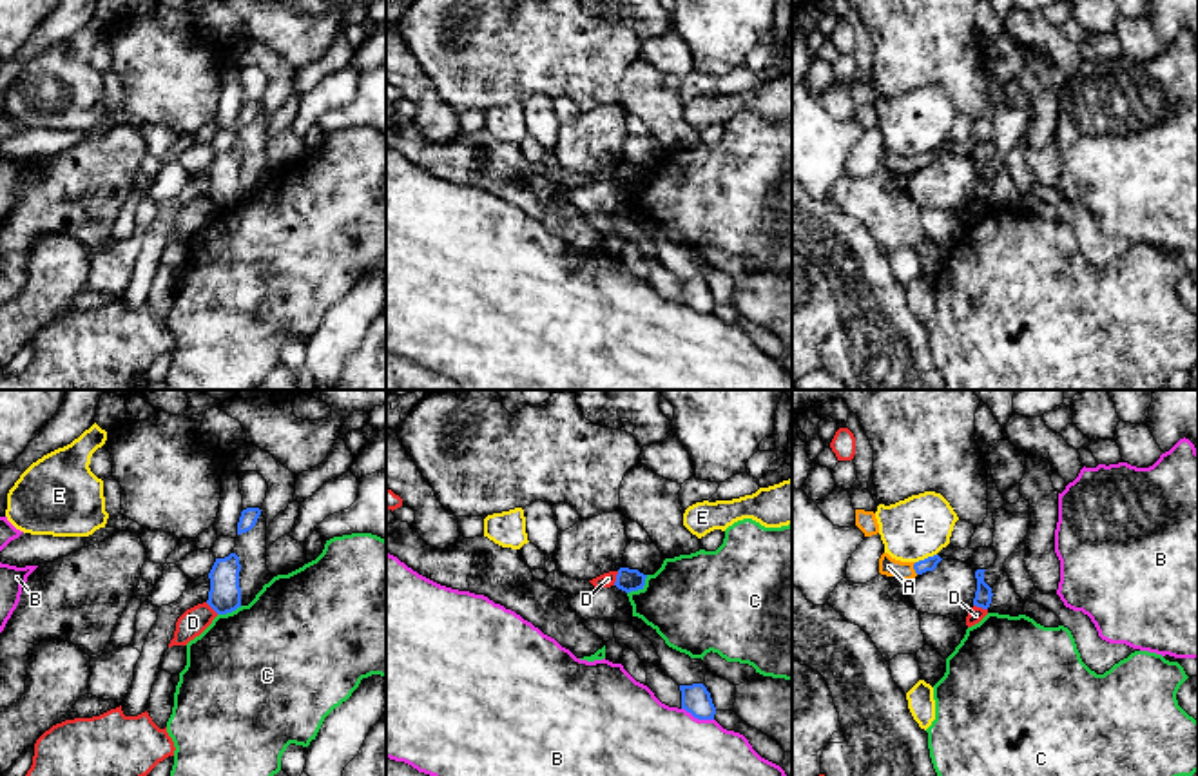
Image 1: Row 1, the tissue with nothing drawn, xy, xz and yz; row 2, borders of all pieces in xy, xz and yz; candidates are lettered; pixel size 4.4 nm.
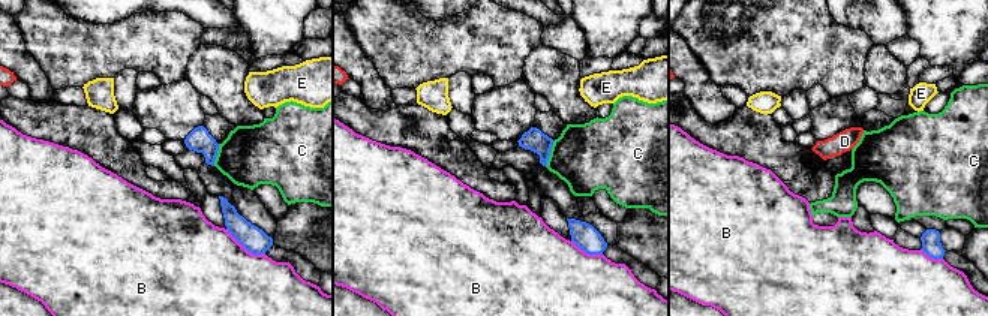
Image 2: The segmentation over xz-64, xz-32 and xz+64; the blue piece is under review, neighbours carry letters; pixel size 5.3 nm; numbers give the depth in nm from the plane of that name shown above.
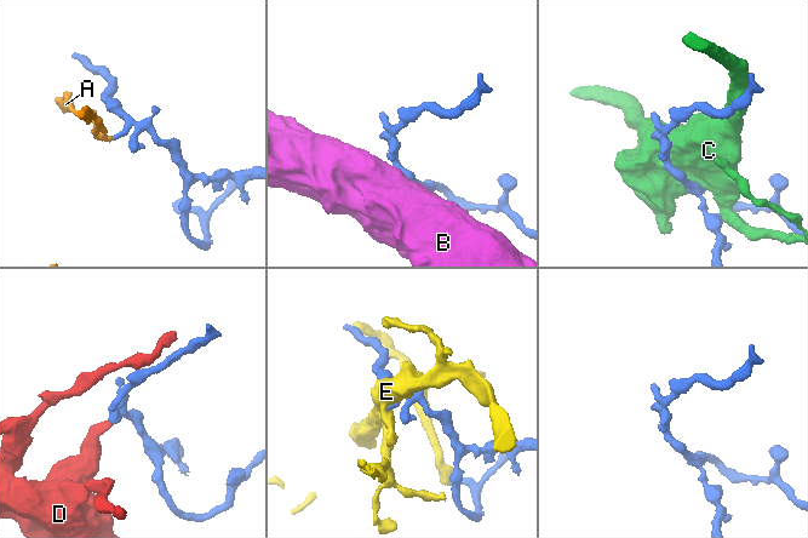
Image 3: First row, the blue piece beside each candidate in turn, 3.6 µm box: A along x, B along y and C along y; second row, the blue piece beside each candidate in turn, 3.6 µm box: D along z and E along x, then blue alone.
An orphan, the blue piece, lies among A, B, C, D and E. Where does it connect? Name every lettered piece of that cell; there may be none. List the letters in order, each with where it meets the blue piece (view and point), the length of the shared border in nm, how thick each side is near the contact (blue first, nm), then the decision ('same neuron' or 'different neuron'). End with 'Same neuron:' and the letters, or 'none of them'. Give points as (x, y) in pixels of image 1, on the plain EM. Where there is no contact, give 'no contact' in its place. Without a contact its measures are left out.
A: yz (914, 162) | 60 nm | 60/90 nm | same neuron
B: xz (698, 312) | 160 nm | 130/500 nm | different neuron
C: xz (640, 182) | 130 nm | 100/420 nm | different neuron
D: xz (617, 173) | 70 nm | 100/60 nm | different neuron
E: yz (925, 153) | 100 nm | 60/280 nm | different neuron
Same neuron: A

